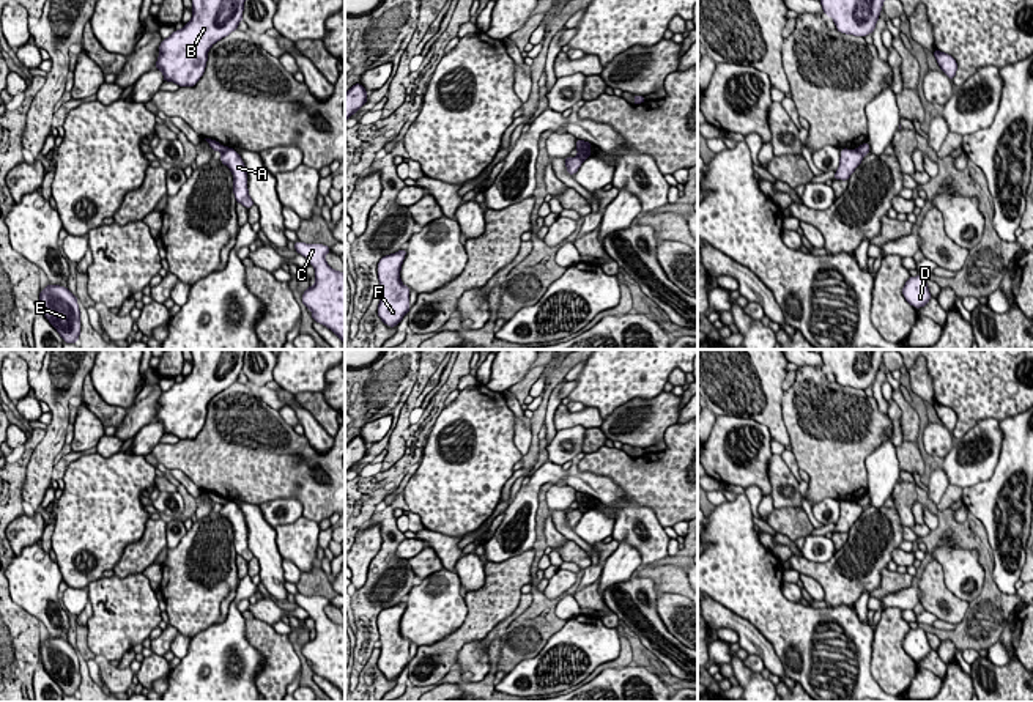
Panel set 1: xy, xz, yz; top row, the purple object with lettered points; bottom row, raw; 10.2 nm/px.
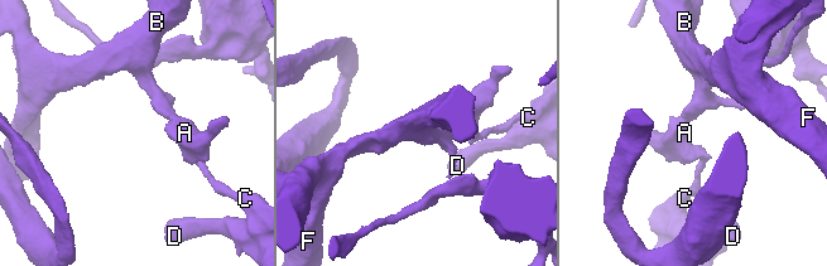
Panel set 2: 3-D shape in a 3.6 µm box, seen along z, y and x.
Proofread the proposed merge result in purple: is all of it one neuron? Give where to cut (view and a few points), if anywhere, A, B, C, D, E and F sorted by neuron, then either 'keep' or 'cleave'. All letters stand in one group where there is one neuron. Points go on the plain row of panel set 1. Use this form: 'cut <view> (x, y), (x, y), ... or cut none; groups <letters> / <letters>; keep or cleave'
cut xy (229, 501), (222, 506); groups A C D / B E F; cleave

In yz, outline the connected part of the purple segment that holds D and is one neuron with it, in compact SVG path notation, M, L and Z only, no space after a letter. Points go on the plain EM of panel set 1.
M921 628L910 630L902 641L902 647L915 661L924 660L931 652L926 631Z

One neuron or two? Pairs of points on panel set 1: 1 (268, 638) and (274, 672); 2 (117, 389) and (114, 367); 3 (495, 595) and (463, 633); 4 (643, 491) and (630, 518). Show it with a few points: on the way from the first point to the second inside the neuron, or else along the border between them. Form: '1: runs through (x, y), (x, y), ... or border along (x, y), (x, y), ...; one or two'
1: runs through (271, 646), (274, 649), (274, 665); one
2: runs through (117, 384), (115, 372); one
3: runs through (490, 605), (473, 624); one
4: border along (610, 477), (627, 499), (647, 506), (663, 528); two

